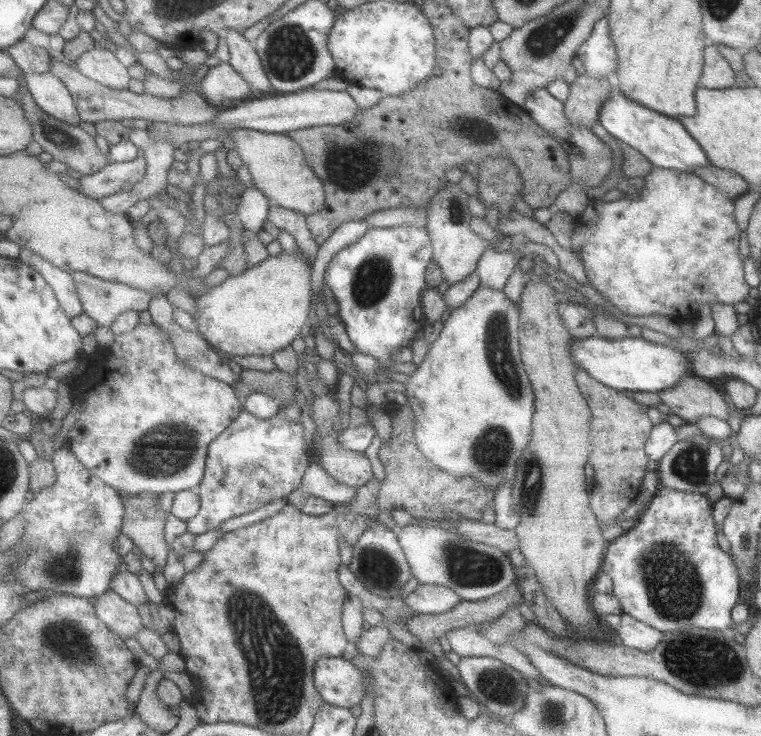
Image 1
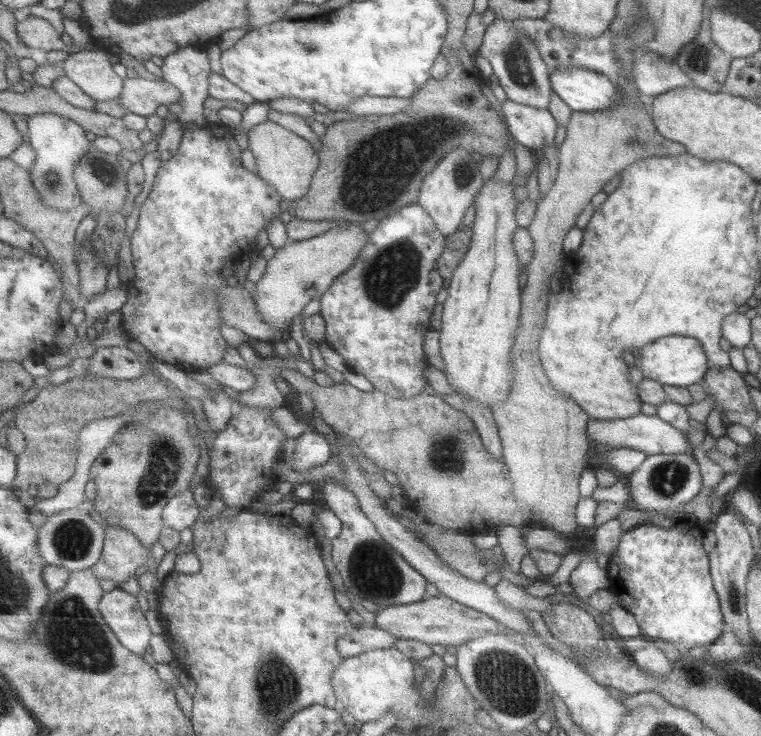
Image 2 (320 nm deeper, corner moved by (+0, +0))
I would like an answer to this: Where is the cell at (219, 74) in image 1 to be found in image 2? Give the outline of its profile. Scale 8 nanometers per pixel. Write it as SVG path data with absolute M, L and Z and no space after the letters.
M134 77L124 79L125 86L120 96L120 104L129 113L144 117L153 116L157 106L181 102L182 92L166 80L148 80Z

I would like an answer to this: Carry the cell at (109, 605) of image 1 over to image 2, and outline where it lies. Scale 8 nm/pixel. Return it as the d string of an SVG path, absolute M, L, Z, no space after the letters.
M114 588L104 594L100 609L111 630L127 649L139 657L147 654L153 630L137 602L137 595Z

